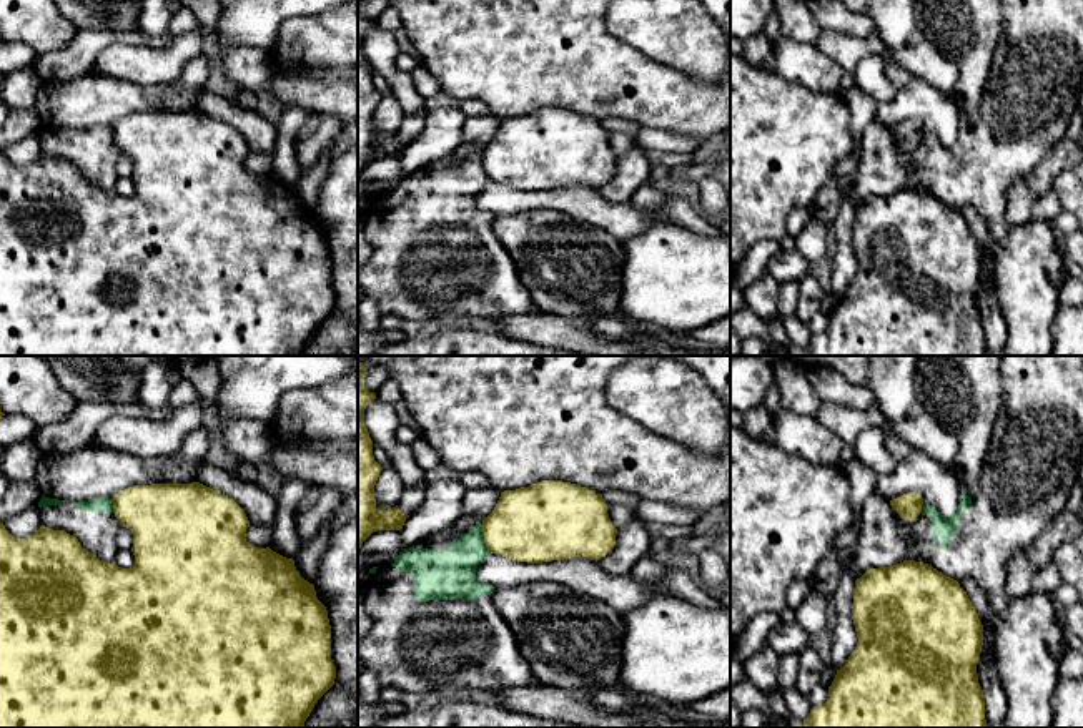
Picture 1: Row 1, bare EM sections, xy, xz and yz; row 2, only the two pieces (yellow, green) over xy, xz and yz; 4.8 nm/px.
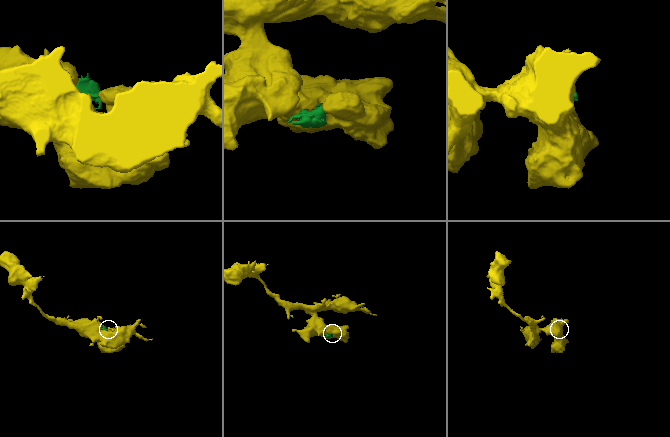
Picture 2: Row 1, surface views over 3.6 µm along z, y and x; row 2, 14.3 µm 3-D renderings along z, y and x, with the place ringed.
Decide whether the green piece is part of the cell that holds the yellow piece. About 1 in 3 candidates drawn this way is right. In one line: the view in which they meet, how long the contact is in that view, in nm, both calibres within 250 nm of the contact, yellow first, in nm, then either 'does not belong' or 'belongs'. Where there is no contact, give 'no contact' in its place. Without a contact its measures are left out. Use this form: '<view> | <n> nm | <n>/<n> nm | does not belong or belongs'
xz | 160 nm | 380/240 nm | does not belong

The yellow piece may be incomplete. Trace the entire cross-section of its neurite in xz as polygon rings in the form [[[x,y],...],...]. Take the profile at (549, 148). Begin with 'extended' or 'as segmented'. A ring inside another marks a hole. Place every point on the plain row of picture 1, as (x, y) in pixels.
as segmented; [[[542,108],[501,120],[494,138],[482,148],[481,158],[491,181],[527,191],[571,184],[597,189],[614,176],[617,161],[601,121],[562,108]]]

